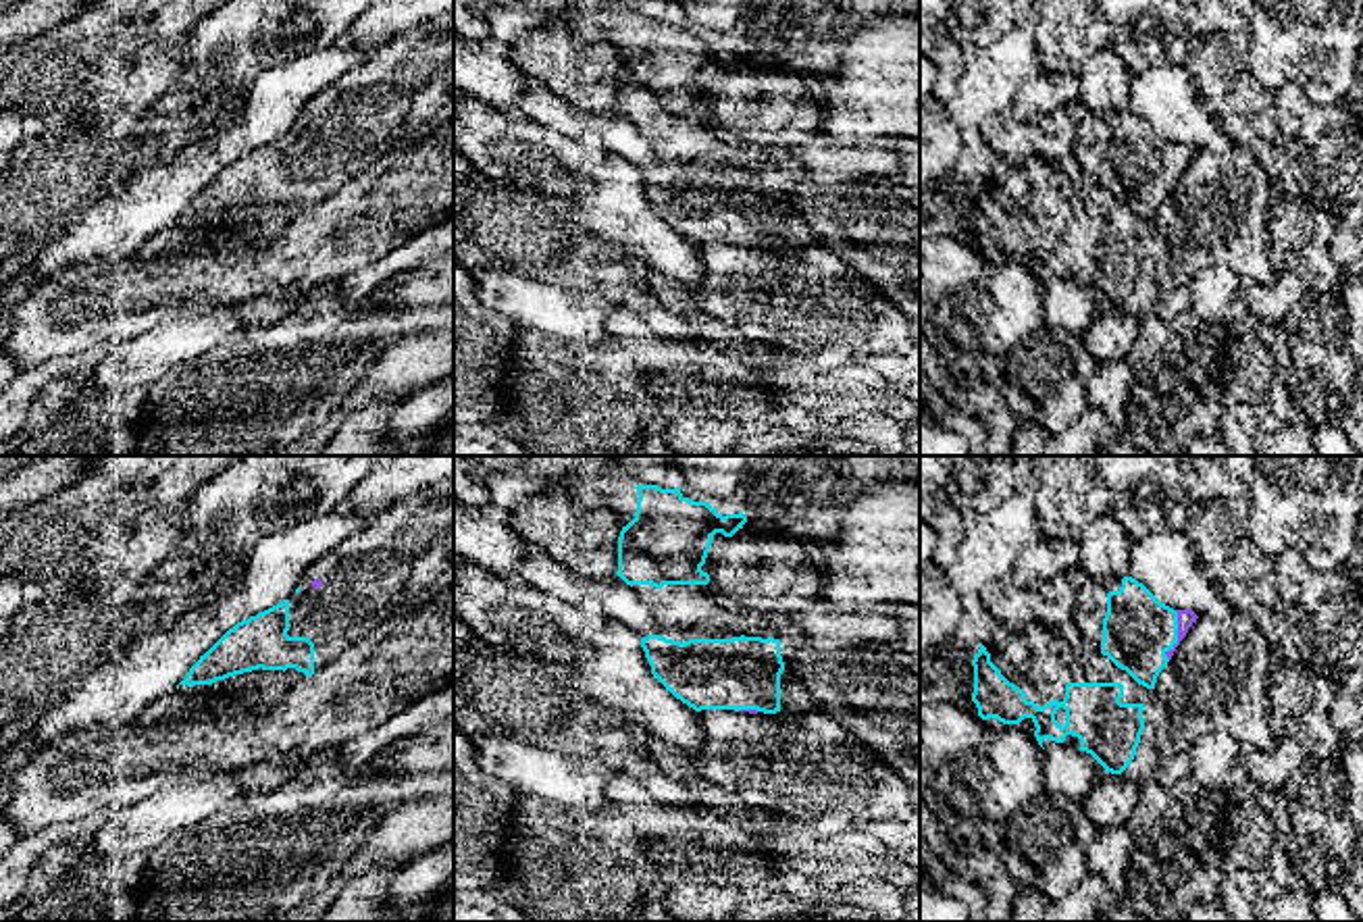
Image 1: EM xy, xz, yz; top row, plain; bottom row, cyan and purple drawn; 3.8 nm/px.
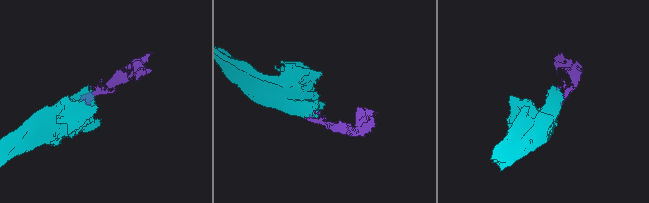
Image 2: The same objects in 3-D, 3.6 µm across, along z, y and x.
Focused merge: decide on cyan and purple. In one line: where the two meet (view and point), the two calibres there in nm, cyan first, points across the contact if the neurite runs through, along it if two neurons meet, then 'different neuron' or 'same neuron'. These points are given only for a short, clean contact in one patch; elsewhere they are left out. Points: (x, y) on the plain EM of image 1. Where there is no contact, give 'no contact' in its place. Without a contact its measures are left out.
meets cyan in yz at (1176, 169); 280 nm thick on the cyan side, 60 nm on the other; runs through yz (1139, 163), (1176, 169), (1176, 159), (1185, 150); same neuron

